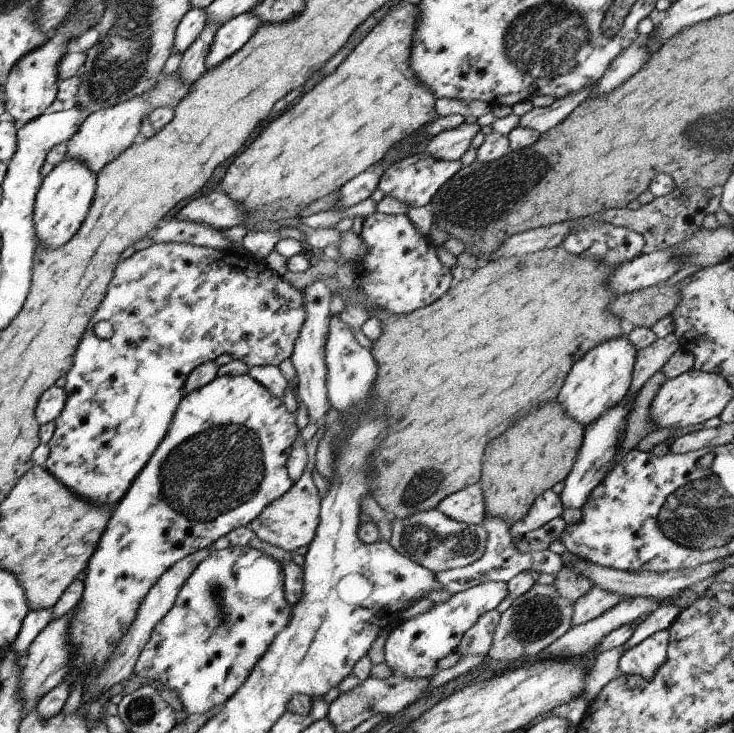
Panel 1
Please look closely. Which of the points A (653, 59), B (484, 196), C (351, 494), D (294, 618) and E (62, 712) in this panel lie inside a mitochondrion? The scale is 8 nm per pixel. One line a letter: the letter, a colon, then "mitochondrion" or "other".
A: other
B: mitochondrion
C: other
D: other
E: other

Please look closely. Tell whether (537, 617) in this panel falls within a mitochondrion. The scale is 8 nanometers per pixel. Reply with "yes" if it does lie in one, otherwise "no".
yes

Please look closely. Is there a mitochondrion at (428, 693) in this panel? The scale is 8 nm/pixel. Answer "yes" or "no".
no

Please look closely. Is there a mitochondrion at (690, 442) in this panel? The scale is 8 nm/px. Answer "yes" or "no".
no

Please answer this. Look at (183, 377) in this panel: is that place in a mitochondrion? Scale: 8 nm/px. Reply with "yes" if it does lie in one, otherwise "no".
no

